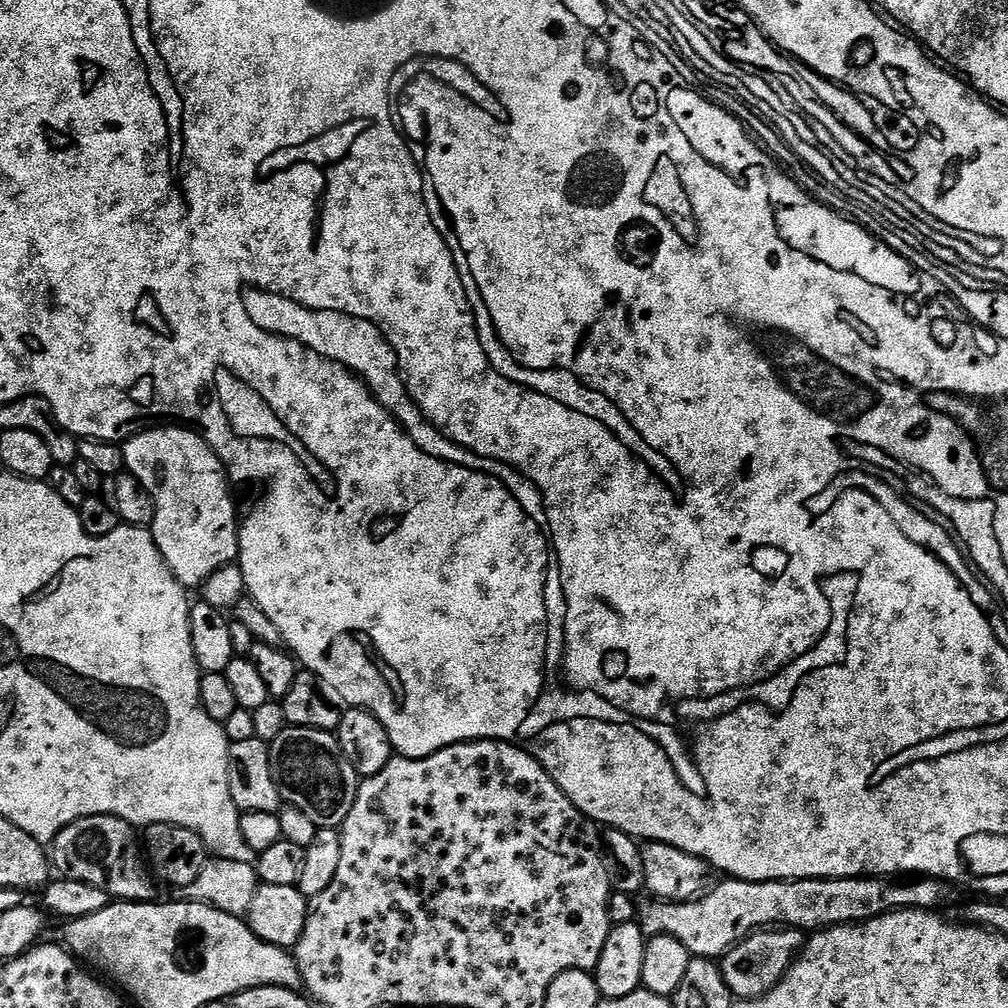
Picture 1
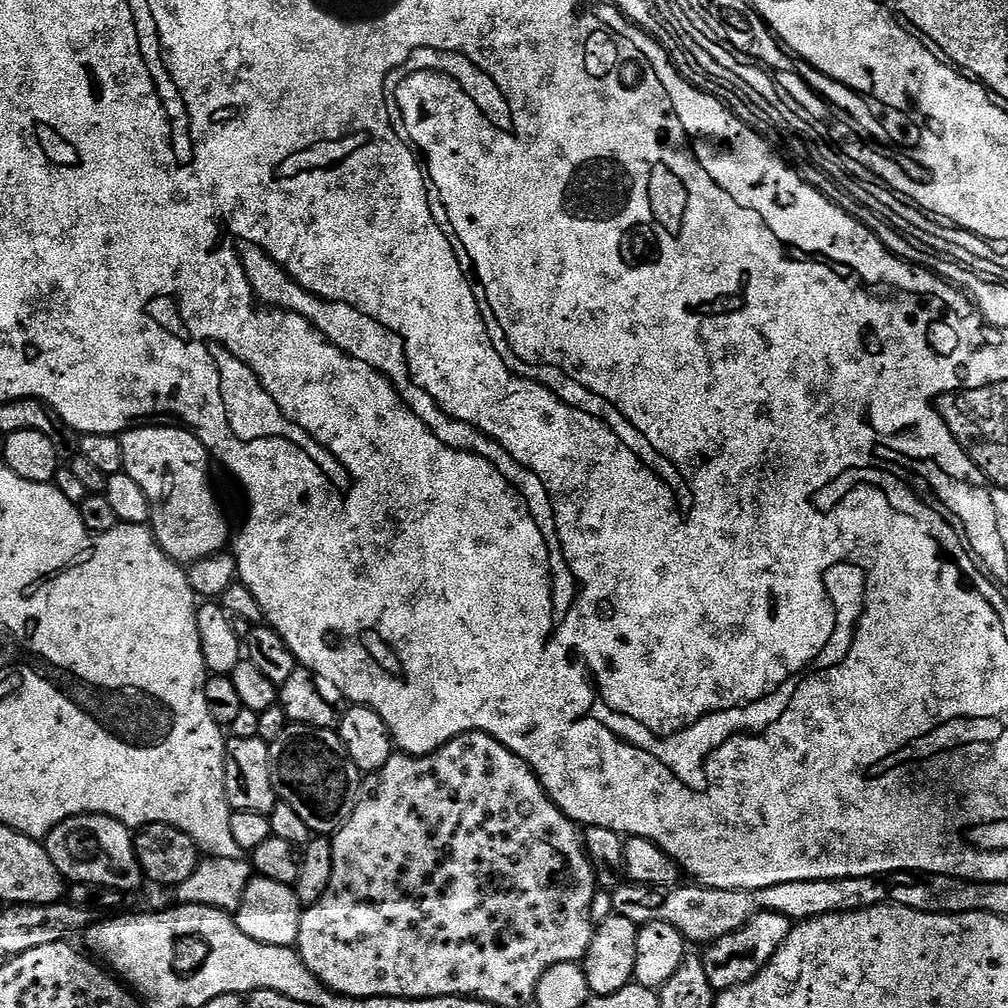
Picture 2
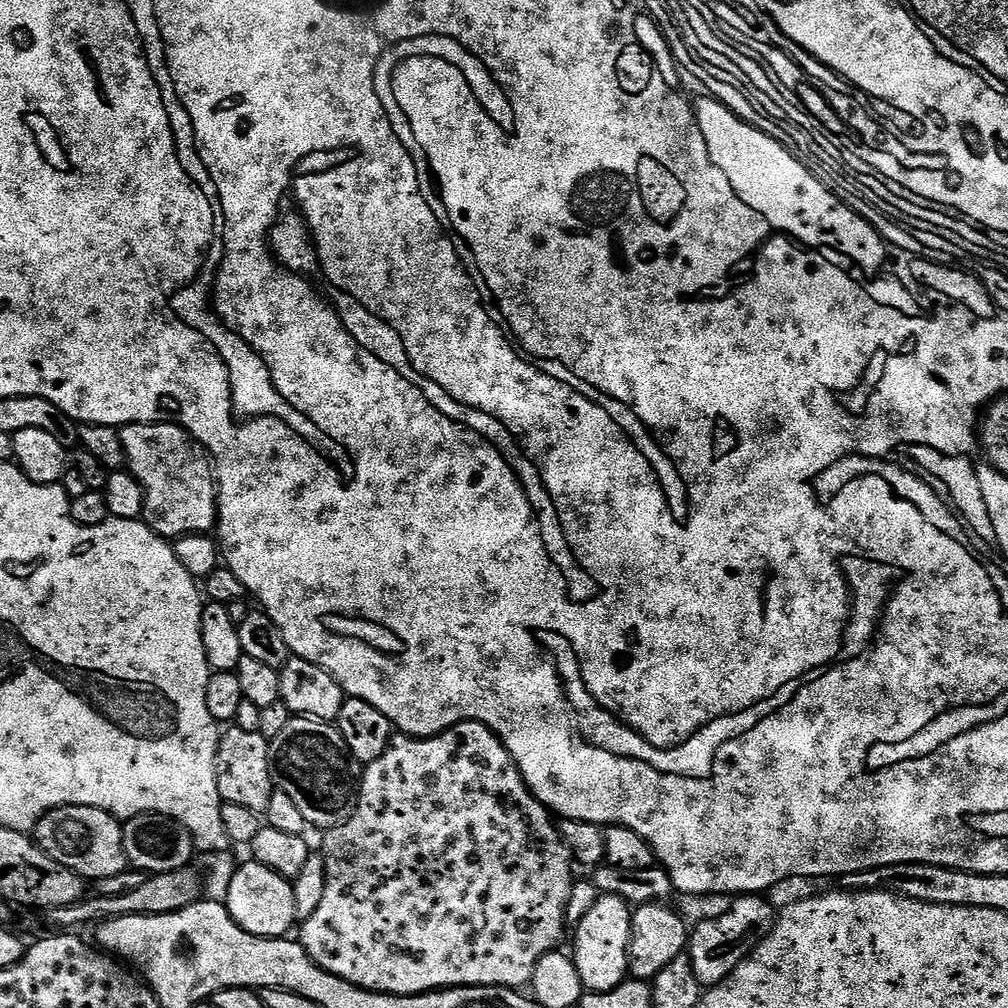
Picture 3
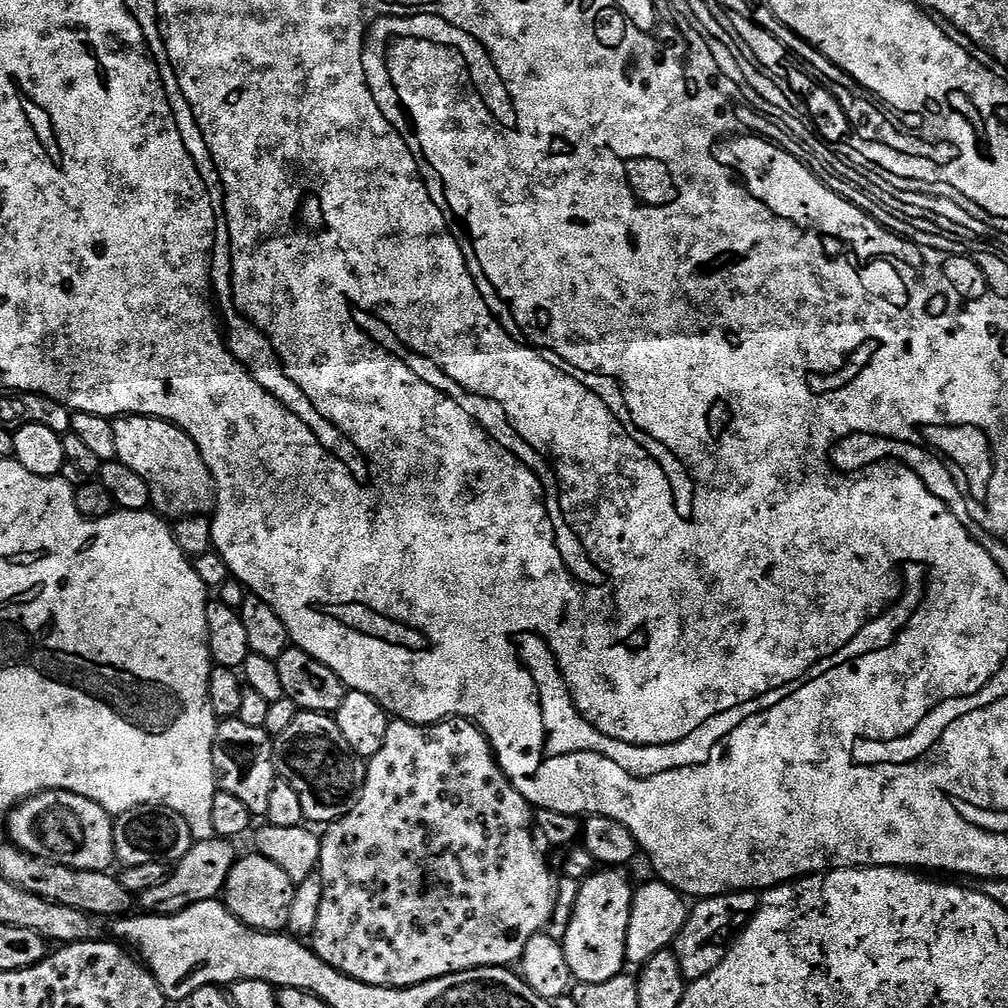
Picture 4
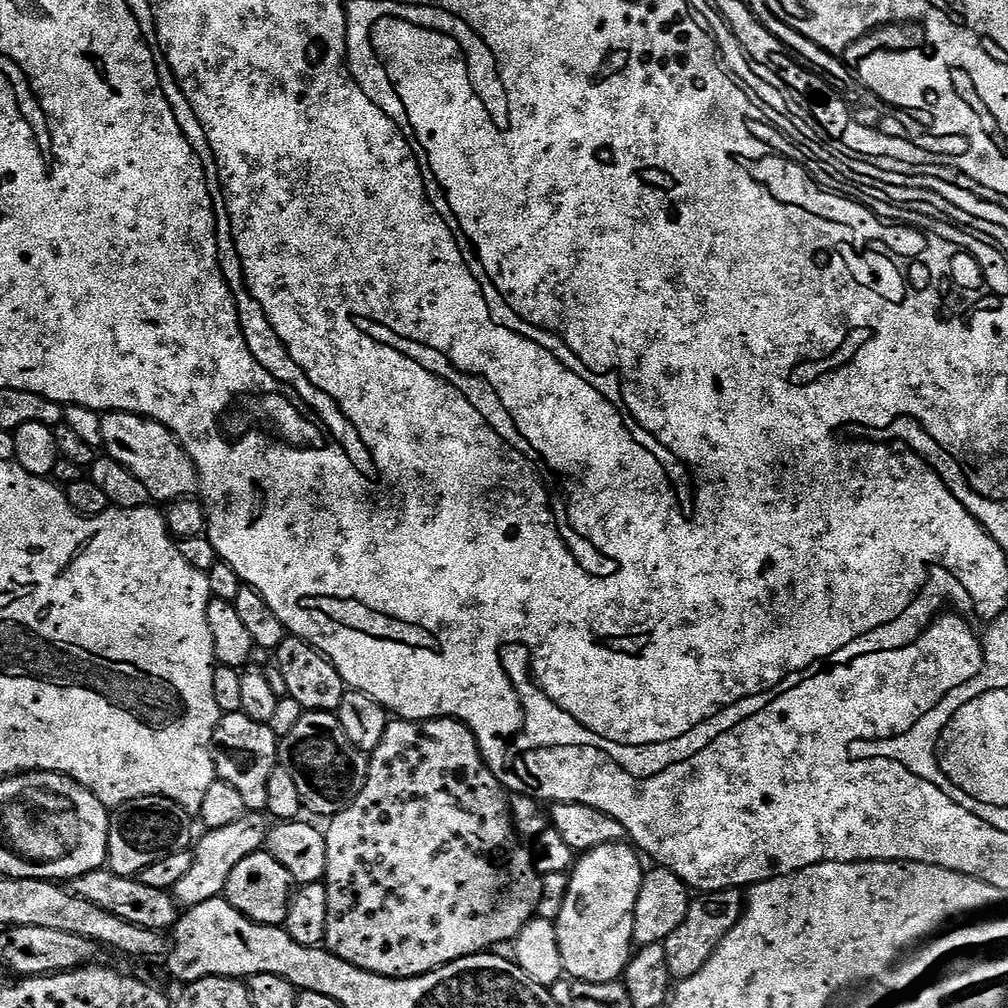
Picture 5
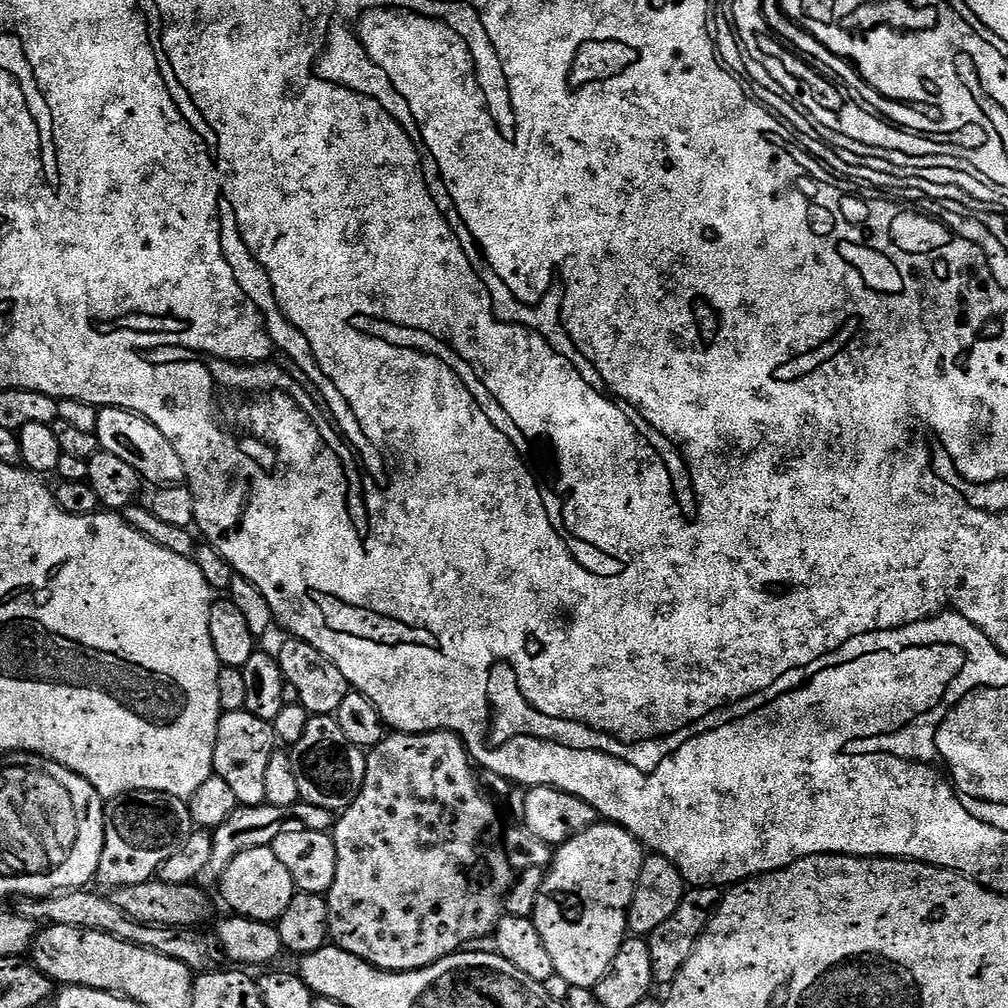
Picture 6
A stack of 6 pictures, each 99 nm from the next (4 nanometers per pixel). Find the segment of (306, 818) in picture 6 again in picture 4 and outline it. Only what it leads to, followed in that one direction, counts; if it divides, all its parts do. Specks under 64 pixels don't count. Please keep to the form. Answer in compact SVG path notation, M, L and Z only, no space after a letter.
M228 838L195 841L192 849L175 861L165 880L158 882L158 886L139 893L138 900L139 903L140 900L144 903L143 909L157 916L173 916L198 902L217 899L223 893L230 870L238 859L238 851L232 844L235 843Z

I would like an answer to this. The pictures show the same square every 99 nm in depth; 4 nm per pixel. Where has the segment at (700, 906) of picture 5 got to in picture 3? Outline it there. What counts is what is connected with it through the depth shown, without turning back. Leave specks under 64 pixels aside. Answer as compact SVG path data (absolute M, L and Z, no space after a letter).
M764 894L737 895L733 899L736 901L721 916L712 916L709 920L702 921L697 928L693 927L691 929L686 955L688 955L690 962L694 966L694 974L698 978L701 989L707 990L714 987L715 984L722 983L760 945L760 941L770 935L772 928L776 925L778 908L777 905L772 905L767 900L768 898Z

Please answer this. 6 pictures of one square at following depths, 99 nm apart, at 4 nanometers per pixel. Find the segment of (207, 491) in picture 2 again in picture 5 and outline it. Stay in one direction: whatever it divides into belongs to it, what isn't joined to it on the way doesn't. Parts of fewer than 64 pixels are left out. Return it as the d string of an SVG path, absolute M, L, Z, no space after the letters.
M106 412L101 415L102 448L107 455L113 456L142 486L146 486L153 501L186 500L197 495L201 487L200 475L196 473L196 463L190 454L168 428L156 420L136 416L132 412Z

